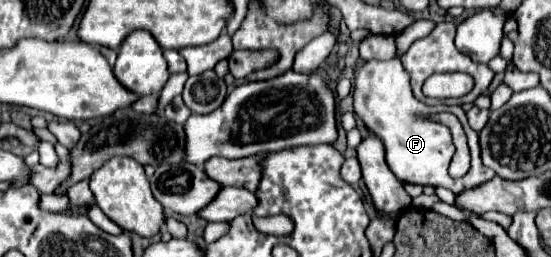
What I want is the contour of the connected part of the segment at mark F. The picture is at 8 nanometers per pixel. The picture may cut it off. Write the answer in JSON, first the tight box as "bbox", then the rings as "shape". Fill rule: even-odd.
{"bbox":[353,60,495,192],"shape":[[[359,60],[357,68],[355,68],[355,86],[353,86],[353,102],[355,102],[355,114],[363,120],[363,124],[383,142],[385,146],[385,158],[387,158],[387,164],[389,168],[393,170],[393,174],[405,184],[405,182],[411,182],[411,184],[421,184],[421,186],[443,186],[443,188],[449,188],[451,192],[461,192],[461,190],[467,190],[467,188],[473,188],[473,186],[479,186],[487,180],[491,180],[495,176],[493,170],[485,168],[483,162],[481,162],[481,156],[479,156],[479,134],[475,130],[471,130],[471,126],[467,124],[467,120],[463,122],[463,118],[459,116],[459,112],[453,112],[453,110],[447,110],[447,108],[431,108],[423,102],[419,102],[413,92],[411,92],[411,86],[409,86],[409,76],[407,72],[403,70],[401,66],[401,60]],[[433,112],[453,112],[459,122],[463,124],[463,130],[467,134],[467,144],[469,144],[469,150],[471,150],[471,168],[469,172],[463,176],[463,178],[449,178],[447,174],[447,166],[451,162],[451,156],[455,152],[455,146],[453,146],[453,138],[451,138],[451,132],[445,124],[435,124],[435,122],[427,122],[427,120],[421,120],[419,116],[423,114],[433,114]]]}

